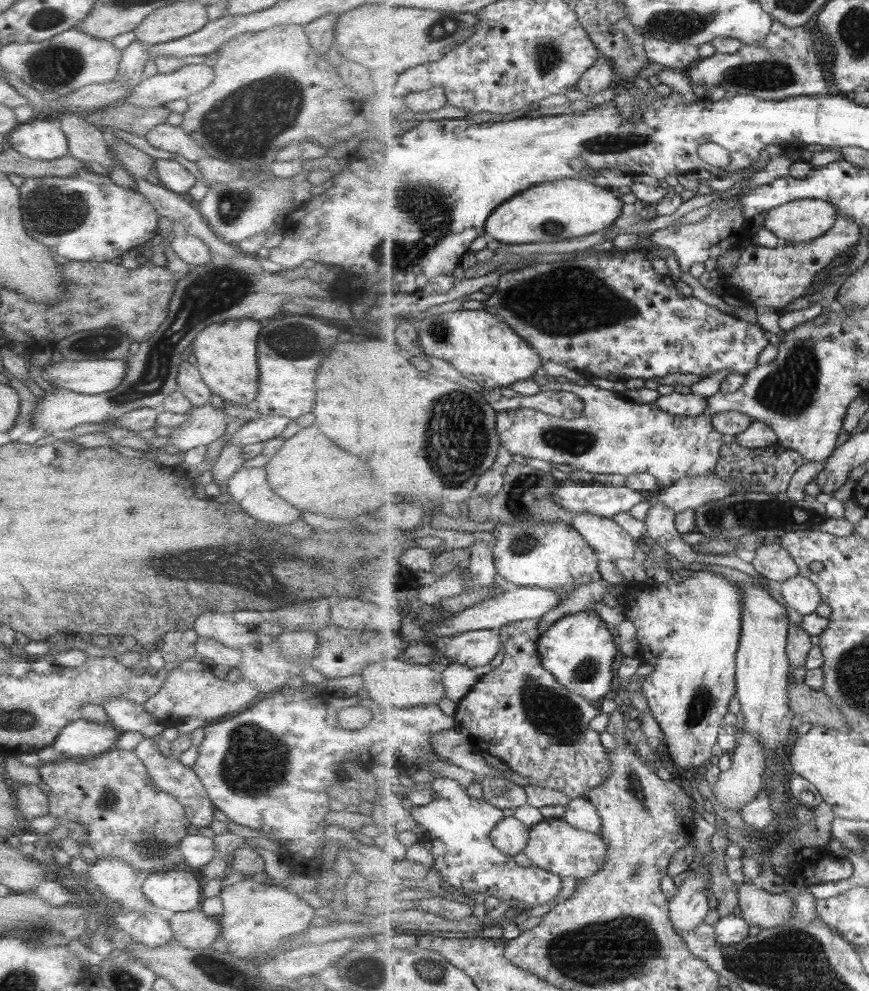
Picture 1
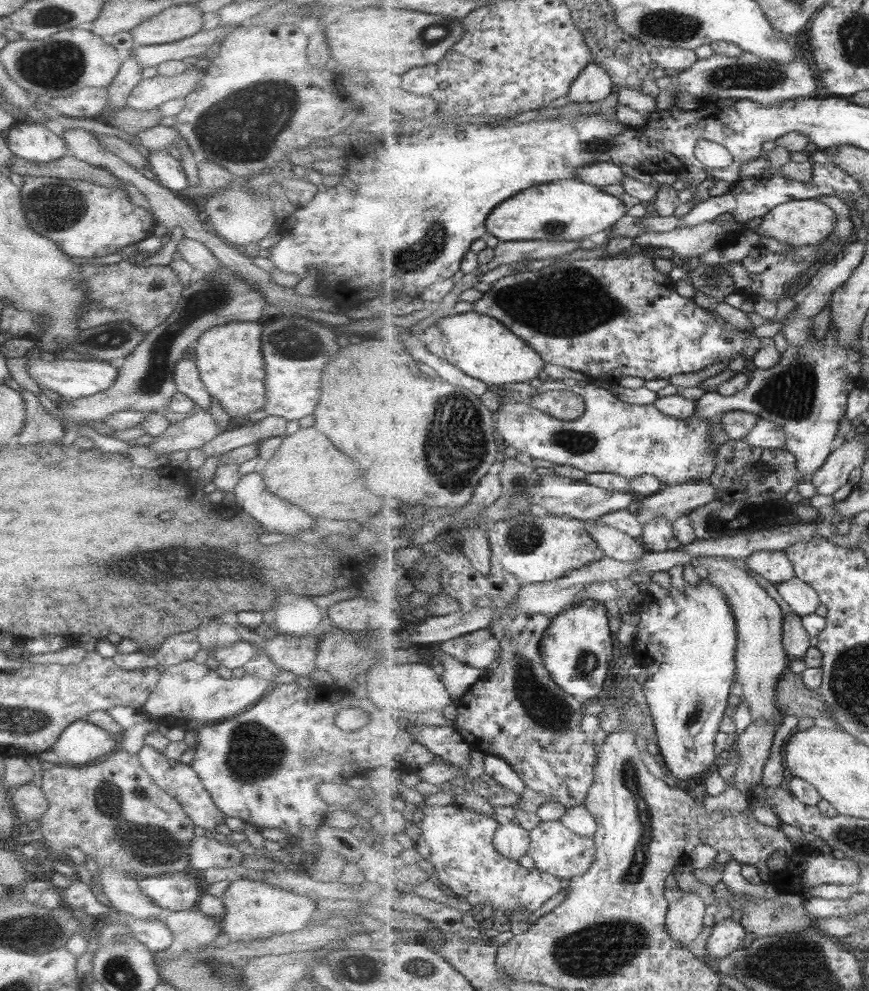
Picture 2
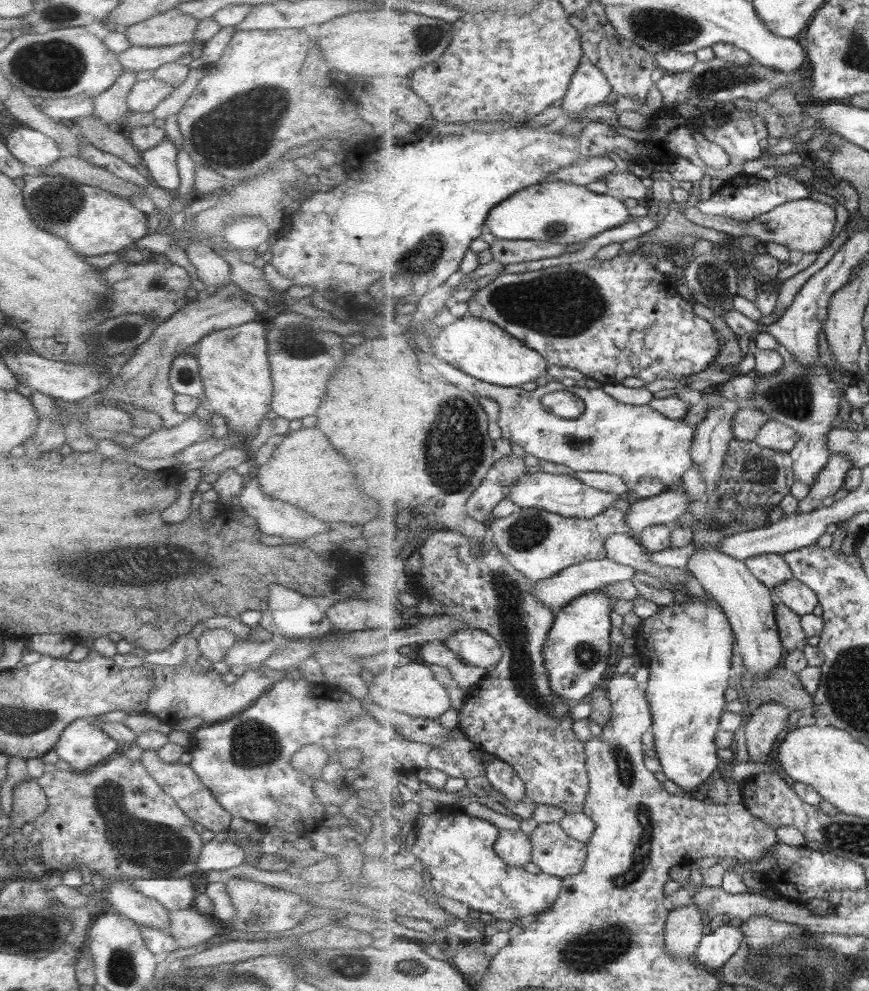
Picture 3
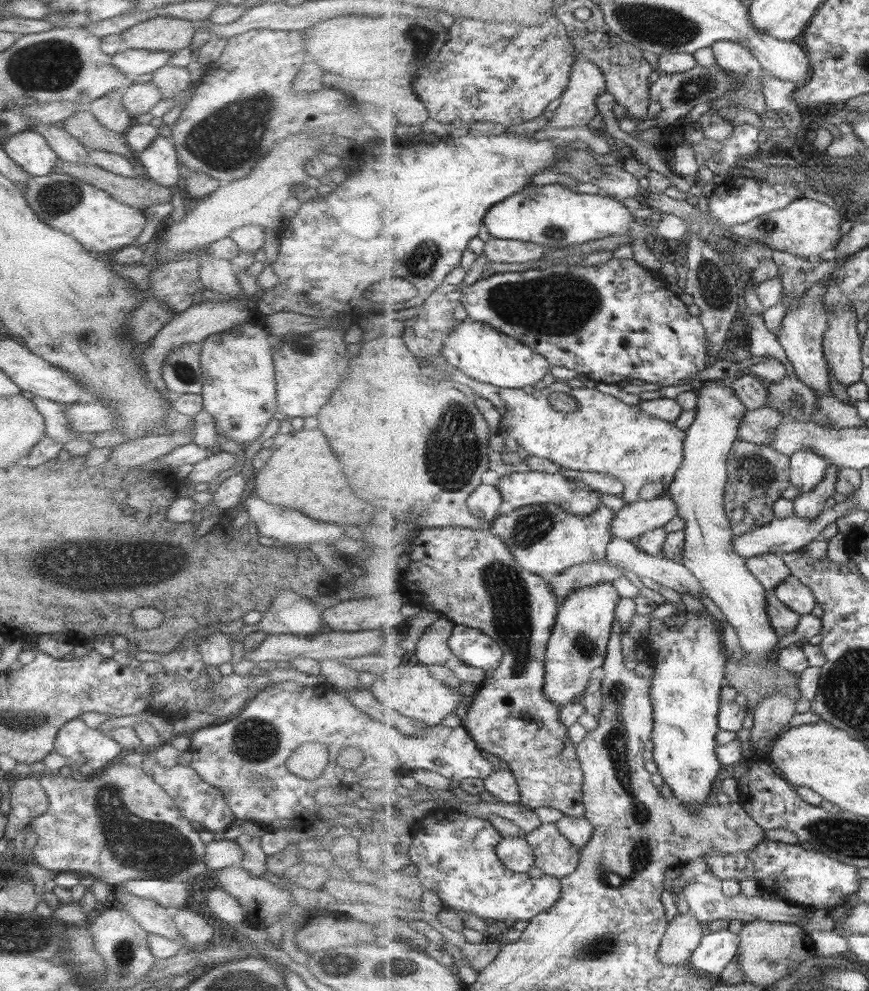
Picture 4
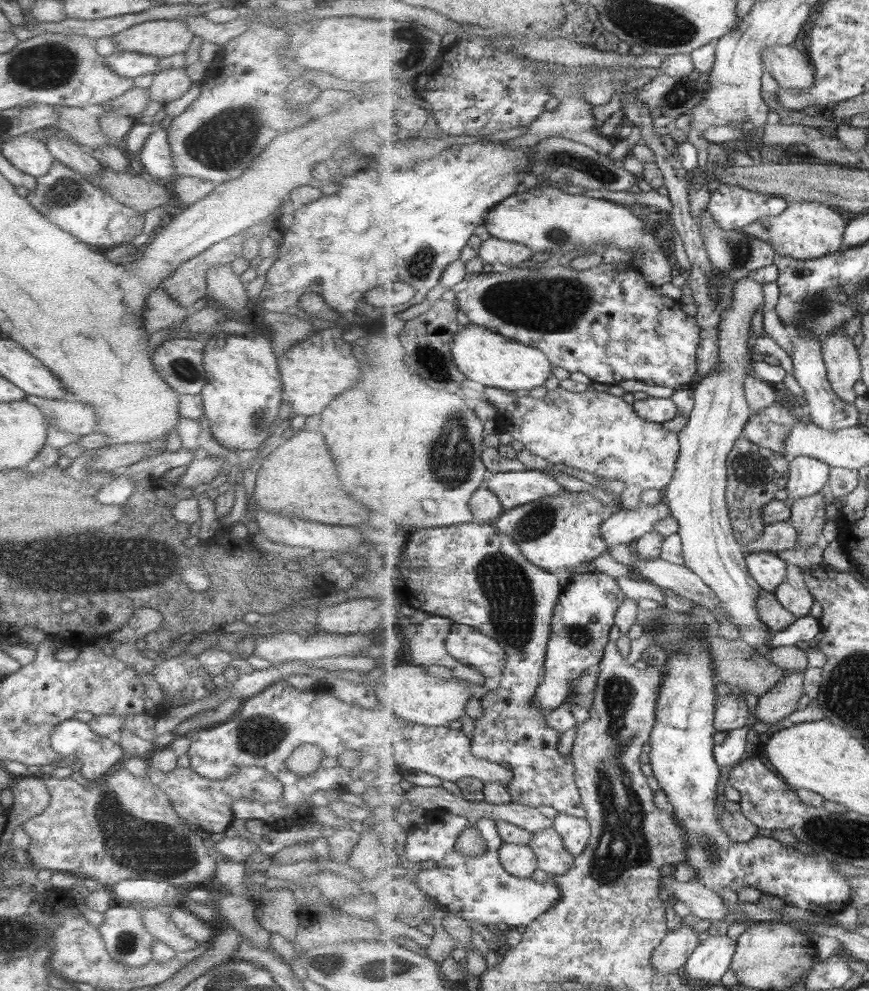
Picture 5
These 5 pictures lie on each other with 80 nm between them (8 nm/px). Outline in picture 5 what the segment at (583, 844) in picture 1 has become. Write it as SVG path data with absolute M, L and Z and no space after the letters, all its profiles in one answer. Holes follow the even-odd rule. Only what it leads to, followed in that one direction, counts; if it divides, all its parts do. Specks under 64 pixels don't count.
M553 826L534 834L528 844L536 852L540 870L549 876L561 876L569 871L576 857L565 848L564 837Z

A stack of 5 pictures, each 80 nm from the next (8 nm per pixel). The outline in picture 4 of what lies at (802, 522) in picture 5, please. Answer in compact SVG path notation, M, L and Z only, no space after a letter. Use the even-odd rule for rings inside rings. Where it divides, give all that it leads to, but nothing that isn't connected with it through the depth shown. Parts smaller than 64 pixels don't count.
M830 465L825 481L815 491L801 493L793 500L796 508L795 515L803 519L815 519L830 508L827 500L837 492L835 484L837 484L839 470L841 467Z

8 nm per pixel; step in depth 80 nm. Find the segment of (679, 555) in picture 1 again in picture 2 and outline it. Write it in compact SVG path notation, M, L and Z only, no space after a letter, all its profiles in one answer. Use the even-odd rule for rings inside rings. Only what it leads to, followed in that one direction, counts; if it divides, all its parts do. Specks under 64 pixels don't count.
M661 517L644 525L640 541L648 551L655 552L667 552L684 547L685 544L674 535L674 524L667 517Z

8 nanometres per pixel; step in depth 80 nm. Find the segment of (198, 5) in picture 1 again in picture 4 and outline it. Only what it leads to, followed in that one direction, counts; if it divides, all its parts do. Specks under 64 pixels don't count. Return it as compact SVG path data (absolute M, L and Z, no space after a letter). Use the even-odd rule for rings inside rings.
M155 17L126 28L120 36L127 49L173 54L190 46L194 32L191 21Z

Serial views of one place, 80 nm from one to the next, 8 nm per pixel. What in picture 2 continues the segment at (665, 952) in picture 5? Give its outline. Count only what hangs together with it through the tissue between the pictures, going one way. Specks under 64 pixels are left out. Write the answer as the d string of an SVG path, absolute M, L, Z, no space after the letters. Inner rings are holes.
M684 892L683 897L668 908L666 925L673 940L690 948L697 936L703 933L707 912L708 905L697 894Z

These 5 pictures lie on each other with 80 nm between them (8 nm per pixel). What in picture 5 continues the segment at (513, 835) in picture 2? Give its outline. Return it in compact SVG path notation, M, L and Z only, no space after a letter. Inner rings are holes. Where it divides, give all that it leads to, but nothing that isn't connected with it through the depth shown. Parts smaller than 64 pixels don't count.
M504 842L500 848L500 859L509 872L521 878L531 878L540 868L536 852L527 844Z

